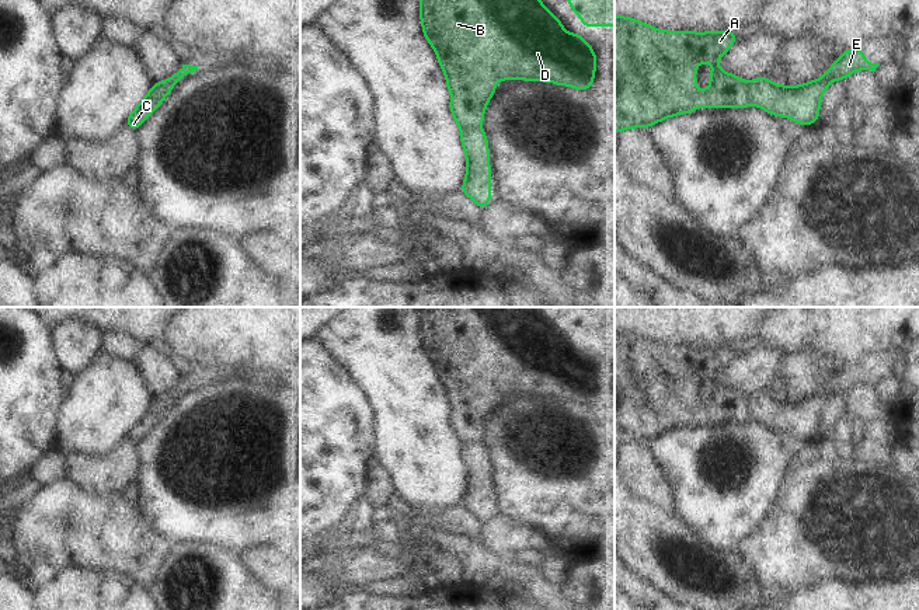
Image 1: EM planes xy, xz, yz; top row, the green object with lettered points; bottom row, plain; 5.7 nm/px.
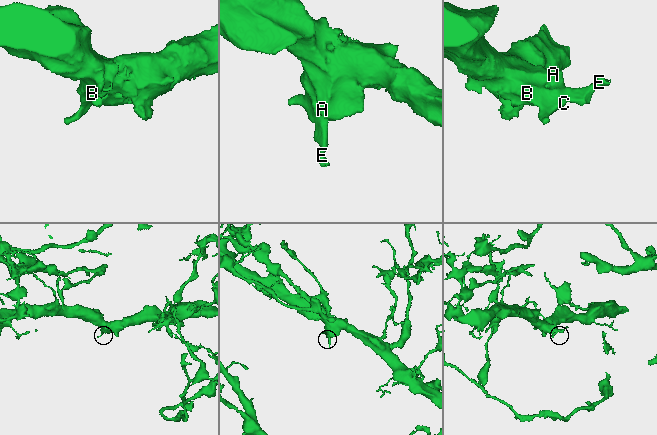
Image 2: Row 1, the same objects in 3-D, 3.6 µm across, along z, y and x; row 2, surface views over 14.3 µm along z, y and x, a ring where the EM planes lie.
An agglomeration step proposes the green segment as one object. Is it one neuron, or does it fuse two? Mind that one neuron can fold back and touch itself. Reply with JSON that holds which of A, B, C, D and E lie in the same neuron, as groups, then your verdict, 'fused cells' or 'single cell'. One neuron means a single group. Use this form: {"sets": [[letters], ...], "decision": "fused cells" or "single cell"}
{"sets": [["A", "B", "C", "D"], ["E"]], "decision": "fused cells"}

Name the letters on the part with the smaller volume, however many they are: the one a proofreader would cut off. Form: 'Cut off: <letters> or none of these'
Cut off: E

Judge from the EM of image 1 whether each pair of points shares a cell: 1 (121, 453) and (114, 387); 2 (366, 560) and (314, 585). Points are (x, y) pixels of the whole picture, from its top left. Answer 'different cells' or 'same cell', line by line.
1: different cells
2: different cells

